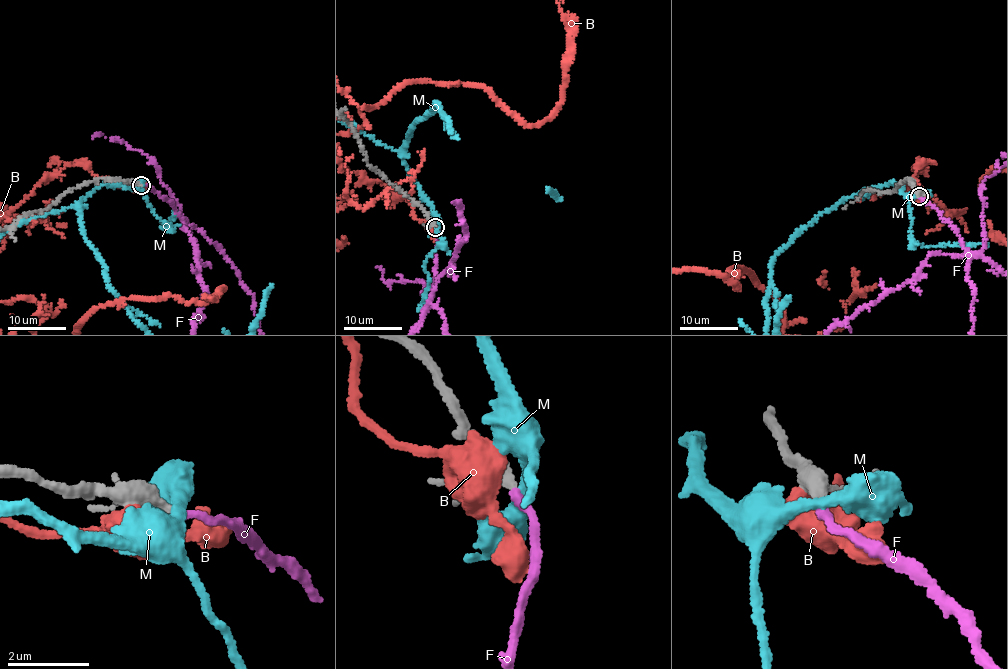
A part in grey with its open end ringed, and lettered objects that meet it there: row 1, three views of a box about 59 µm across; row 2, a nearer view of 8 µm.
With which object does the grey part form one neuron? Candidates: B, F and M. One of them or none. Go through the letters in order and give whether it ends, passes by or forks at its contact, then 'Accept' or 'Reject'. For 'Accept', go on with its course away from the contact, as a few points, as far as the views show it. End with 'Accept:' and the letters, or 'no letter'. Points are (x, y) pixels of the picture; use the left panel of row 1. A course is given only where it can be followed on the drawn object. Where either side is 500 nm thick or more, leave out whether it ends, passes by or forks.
B: Reject
F: It ends there. Accept
M: It passes by. Reject
Accept: F

